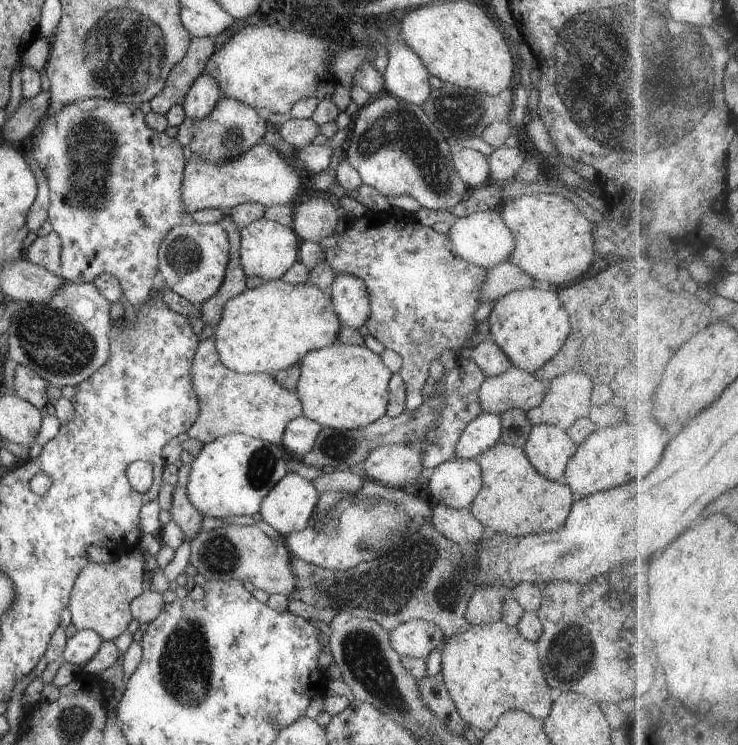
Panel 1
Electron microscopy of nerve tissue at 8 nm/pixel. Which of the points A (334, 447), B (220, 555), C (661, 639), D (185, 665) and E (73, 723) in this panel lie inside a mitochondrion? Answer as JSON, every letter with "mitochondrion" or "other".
{"A":"mitochondrion","B":"mitochondrion","C":"other","D":"mitochondrion","E":"mitochondrion"}

